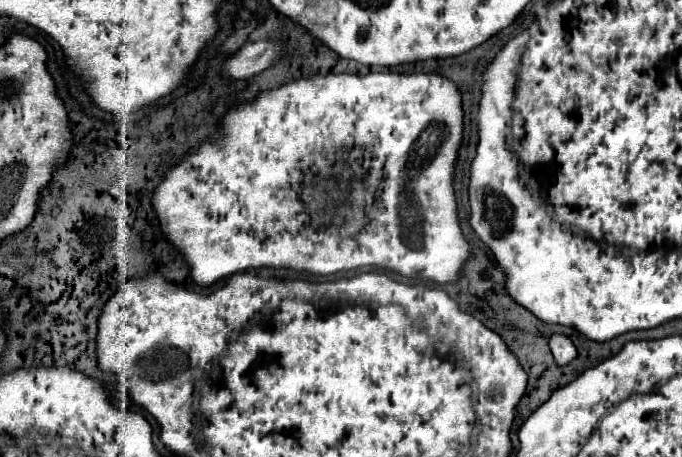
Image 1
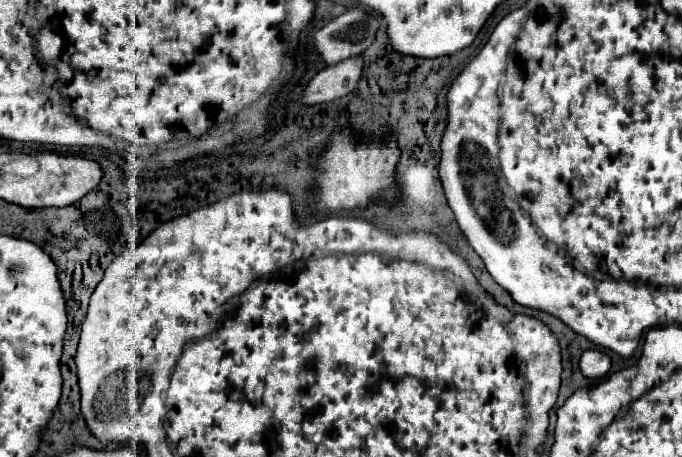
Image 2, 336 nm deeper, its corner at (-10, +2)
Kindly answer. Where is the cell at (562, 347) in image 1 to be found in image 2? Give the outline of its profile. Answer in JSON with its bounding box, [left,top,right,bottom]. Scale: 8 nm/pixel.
[581,350,611,378]

